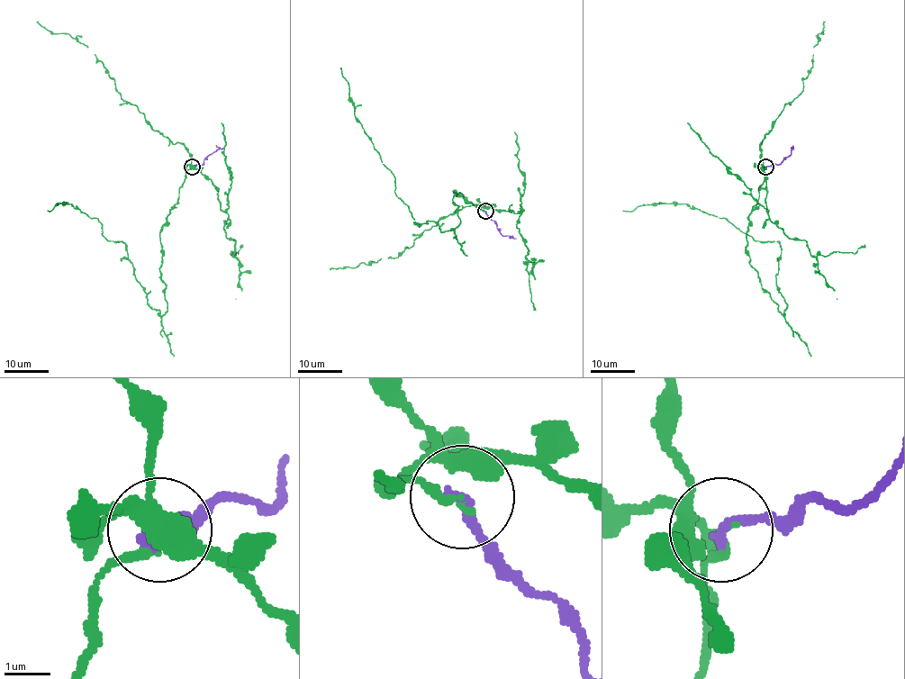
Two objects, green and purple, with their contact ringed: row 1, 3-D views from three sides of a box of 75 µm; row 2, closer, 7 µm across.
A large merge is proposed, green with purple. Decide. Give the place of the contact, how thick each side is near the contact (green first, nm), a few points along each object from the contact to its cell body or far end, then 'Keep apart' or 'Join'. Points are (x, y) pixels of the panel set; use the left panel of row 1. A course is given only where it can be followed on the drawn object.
Place: (192, 167). Thickness 160 nm (green) against 280 nm. Course of green: (192, 167), (159, 233), (167, 306), (160, 315), (127, 248), (109, 241), (96, 218), (71, 203), (47, 211). Course of purple: (192, 167), (203, 164), (209, 154), (222, 148). Join

